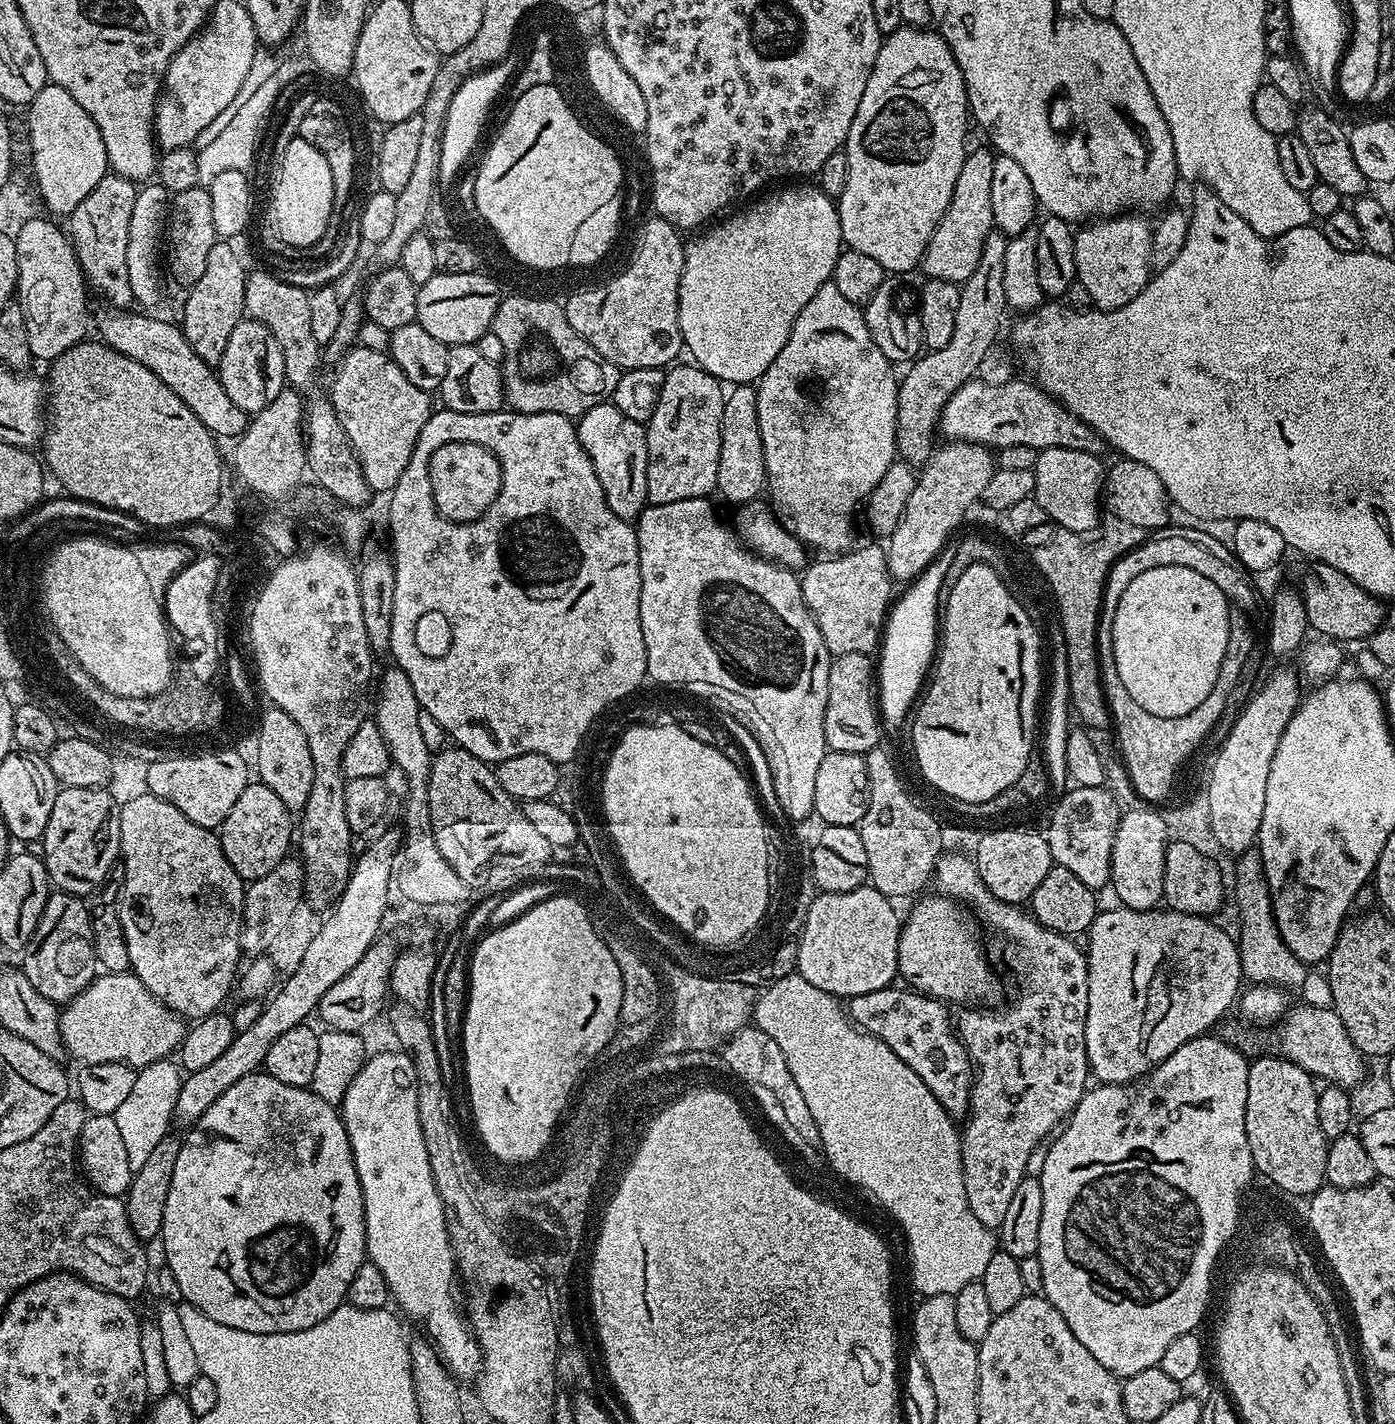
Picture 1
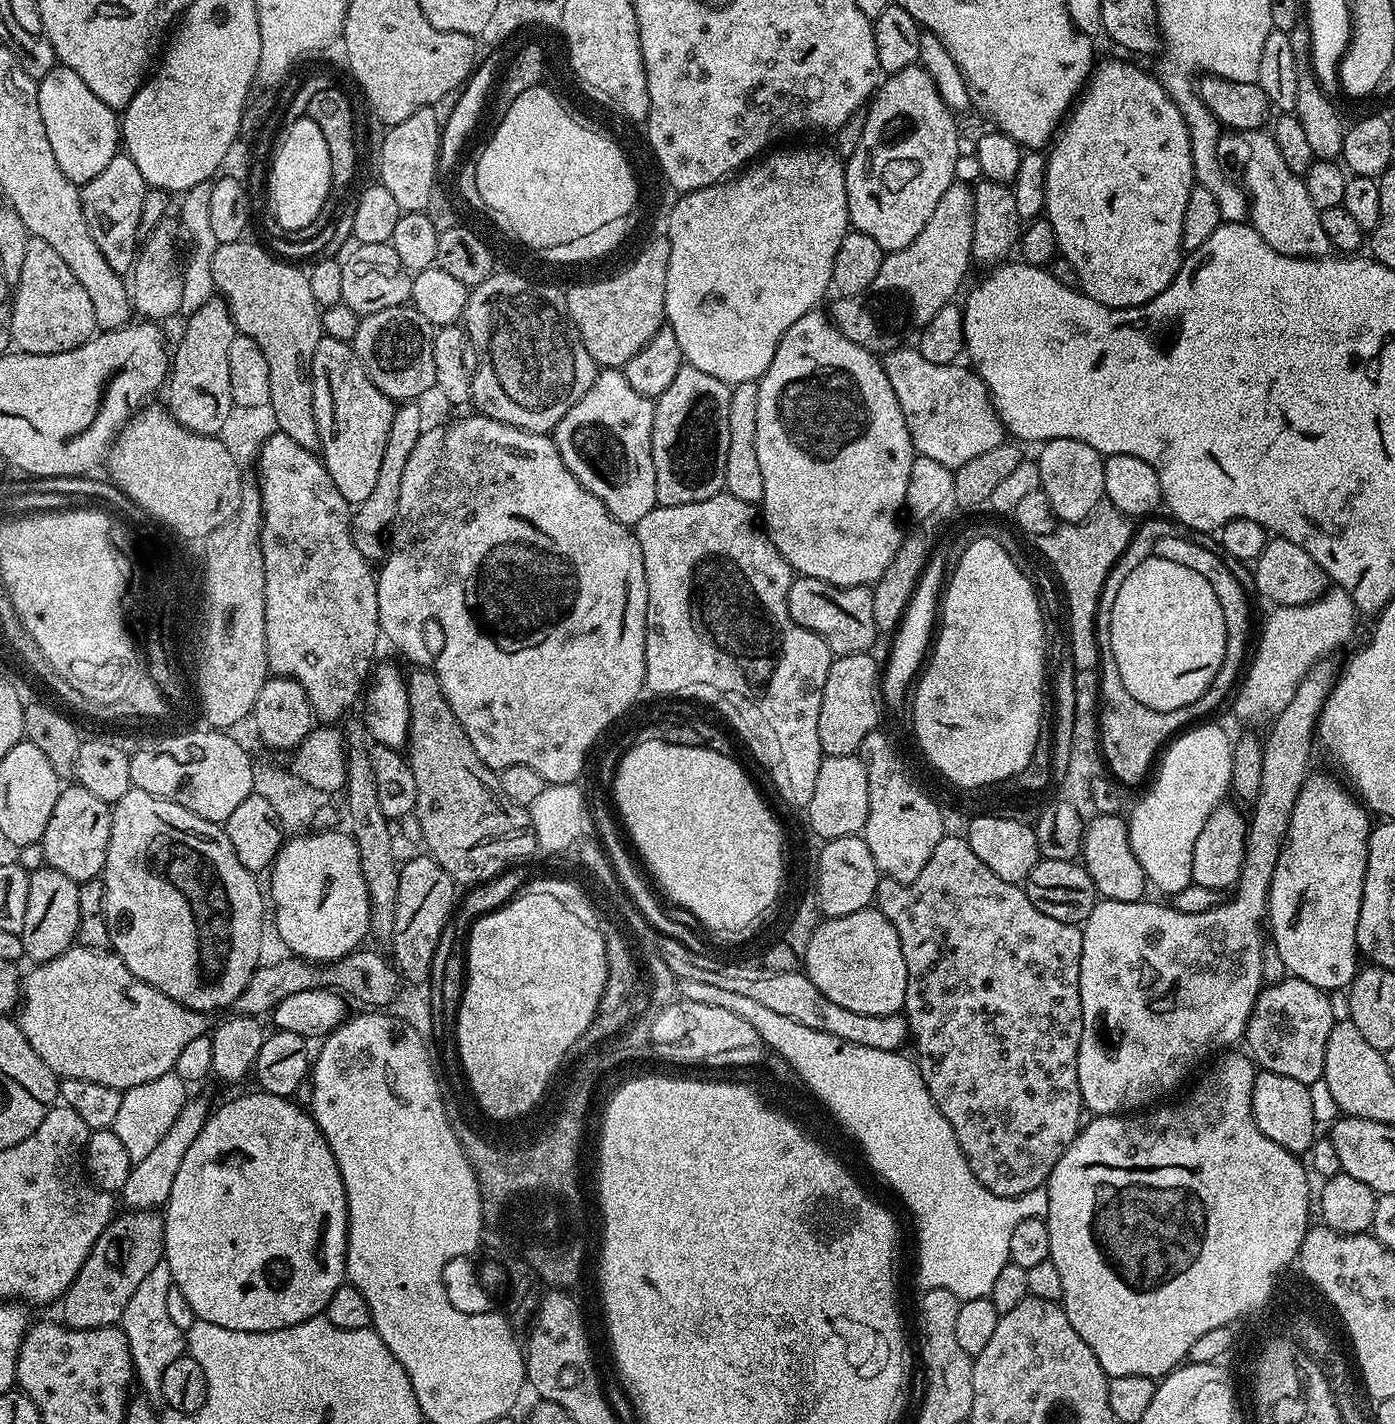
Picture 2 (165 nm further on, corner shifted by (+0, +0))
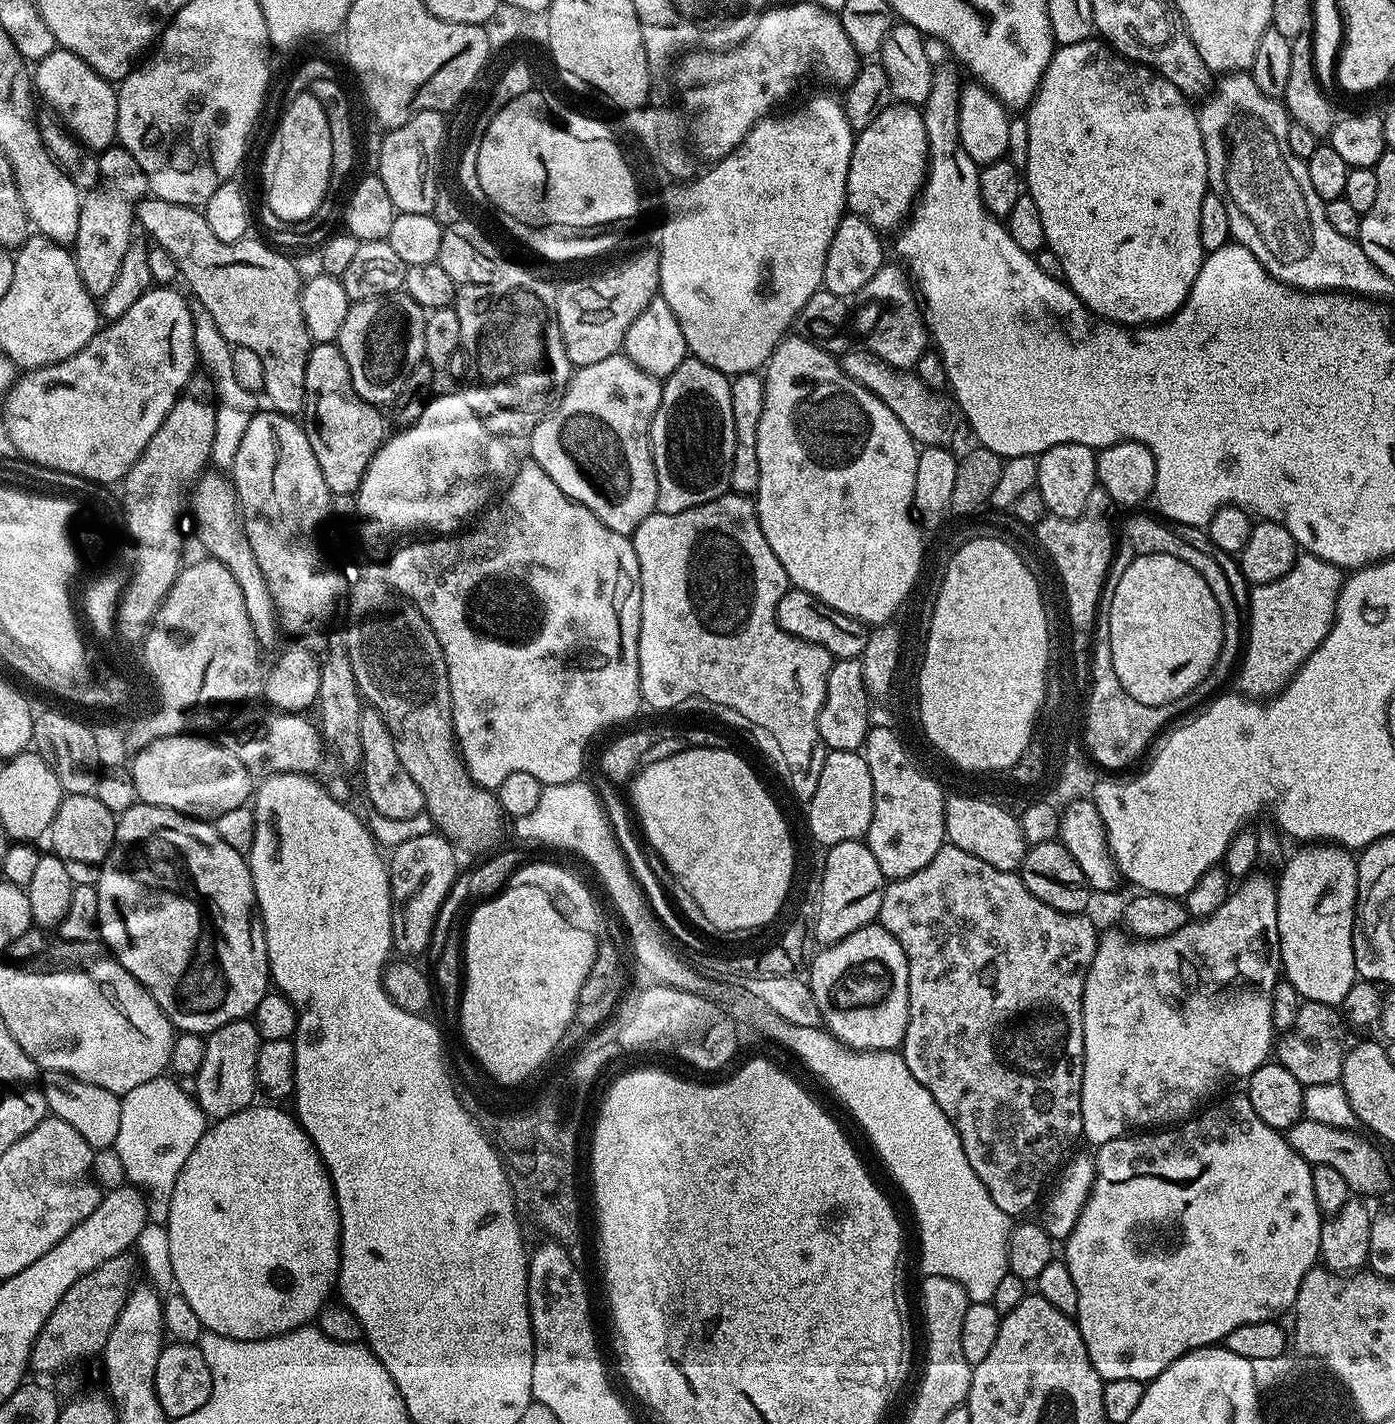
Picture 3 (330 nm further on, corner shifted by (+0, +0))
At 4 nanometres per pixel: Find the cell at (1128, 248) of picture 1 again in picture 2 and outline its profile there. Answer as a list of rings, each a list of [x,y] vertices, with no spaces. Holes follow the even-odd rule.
[[[1104,60],[1095,65],[1092,75],[1086,85],[1086,90],[1081,92],[1076,103],[1072,105],[1066,119],[1061,123],[1054,139],[1051,141],[1050,147],[1047,149],[1048,164],[1046,166],[1046,186],[1044,193],[1046,194],[1046,202],[1044,203],[1044,212],[1046,219],[1050,222],[1050,226],[1054,226],[1054,238],[1059,255],[1066,258],[1066,262],[1074,265],[1074,270],[1078,270],[1078,282],[1080,283],[1079,291],[1085,296],[1094,298],[1094,302],[1102,302],[1102,306],[1110,306],[1111,308],[1133,308],[1139,304],[1150,302],[1158,294],[1162,294],[1162,290],[1166,290],[1170,286],[1170,282],[1174,282],[1174,278],[1180,269],[1180,262],[1184,259],[1186,253],[1182,246],[1182,218],[1186,214],[1186,201],[1190,199],[1190,190],[1194,186],[1196,180],[1196,171],[1192,165],[1192,147],[1190,146],[1190,134],[1188,127],[1184,121],[1183,114],[1178,110],[1178,106],[1168,97],[1168,92],[1160,85],[1159,79],[1155,75],[1152,76],[1148,72],[1143,72],[1136,64],[1131,64],[1128,60]]]

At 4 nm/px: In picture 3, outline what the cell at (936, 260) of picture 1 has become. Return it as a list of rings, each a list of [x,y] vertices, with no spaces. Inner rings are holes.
[[[884,263],[878,274],[874,274],[874,278],[870,278],[870,282],[866,282],[866,286],[862,286],[859,293],[863,299],[877,300],[878,303],[884,304],[884,313],[877,318],[876,325],[868,336],[866,348],[891,368],[912,370],[922,358],[922,354],[929,351],[930,333],[909,275],[899,263],[896,264]]]

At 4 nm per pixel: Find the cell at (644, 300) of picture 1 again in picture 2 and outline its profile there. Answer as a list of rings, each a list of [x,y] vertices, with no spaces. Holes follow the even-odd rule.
[[[655,244],[652,248],[648,248],[647,251],[643,251],[638,259],[634,260],[633,263],[628,266],[623,276],[613,278],[612,284],[581,286],[581,288],[576,288],[576,292],[572,292],[572,317],[574,318],[575,324],[580,324],[580,332],[582,333],[580,341],[584,343],[586,350],[595,358],[597,365],[603,366],[604,368],[623,369],[624,364],[630,362],[630,358],[634,358],[634,354],[638,354],[638,350],[645,348],[660,328],[665,327],[666,317],[664,315],[664,303],[666,302],[666,270],[668,269],[669,262],[670,244]]]

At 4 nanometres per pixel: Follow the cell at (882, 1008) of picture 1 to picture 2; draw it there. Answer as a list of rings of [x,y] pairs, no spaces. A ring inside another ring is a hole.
[[[749,967],[745,971],[740,972],[738,974],[738,980],[722,980],[722,978],[718,978],[718,980],[714,980],[714,982],[710,983],[710,986],[721,987],[722,990],[729,990],[735,993],[740,993],[746,996],[746,998],[751,998],[756,1002],[762,1004],[762,1006],[767,1006],[770,1010],[774,1010],[774,1014],[782,1014],[782,1018],[790,1018],[790,1022],[798,1022],[802,1026],[810,1026],[810,1030],[818,1030],[819,1032],[825,1032],[826,1034],[834,1034],[838,1038],[842,1038],[848,1044],[857,1044],[858,1046],[870,1046],[874,1050],[890,1050],[891,1052],[901,1051],[905,1046],[904,1043],[909,1043],[910,1040],[910,1031],[908,1028],[907,1019],[903,1015],[897,1014],[895,1016],[871,1016],[870,1014],[854,1014],[854,1010],[846,1010],[846,1006],[838,1006],[838,1002],[830,1002],[830,998],[826,998],[826,994],[822,994],[822,990],[818,990],[818,986],[814,986],[814,982],[805,974],[803,971],[797,970],[794,972],[786,972],[786,973],[776,973],[776,974],[761,974],[761,976],[754,975],[753,969]]]

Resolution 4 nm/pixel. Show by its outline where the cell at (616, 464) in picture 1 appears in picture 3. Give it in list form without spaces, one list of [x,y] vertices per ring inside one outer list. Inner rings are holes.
[[[623,354],[602,358],[602,362],[594,362],[585,368],[576,368],[573,371],[571,380],[568,381],[568,389],[556,401],[548,415],[540,419],[538,426],[534,426],[534,430],[530,434],[530,441],[532,440],[531,459],[538,466],[542,466],[542,470],[546,470],[546,474],[550,474],[554,486],[558,486],[558,490],[562,490],[562,494],[566,494],[571,500],[577,500],[582,506],[586,506],[601,522],[606,526],[610,526],[610,530],[614,530],[623,536],[631,537],[643,520],[656,511],[658,478],[656,477],[656,467],[652,457],[652,419],[658,410],[661,398],[661,381],[657,377],[648,374],[646,370],[638,367],[628,356]]]

